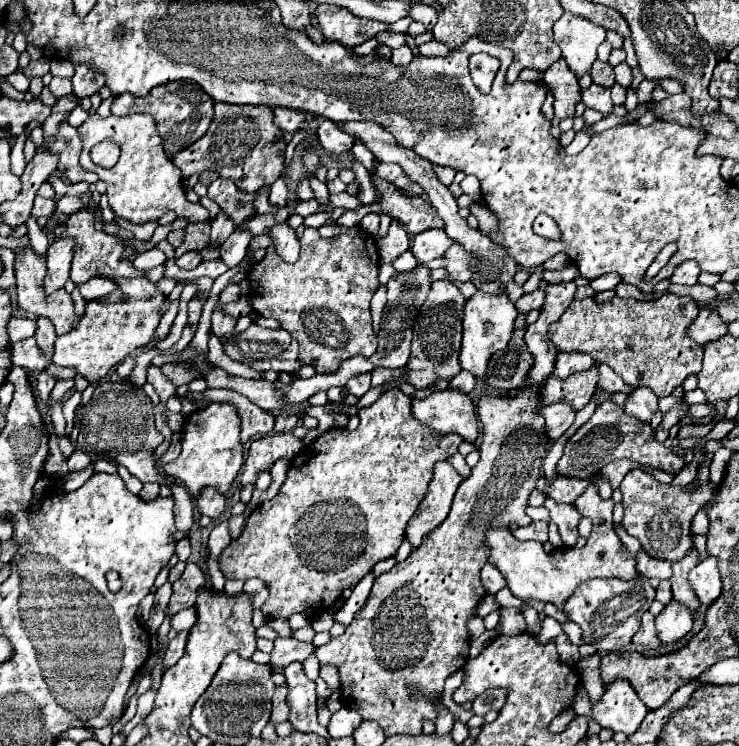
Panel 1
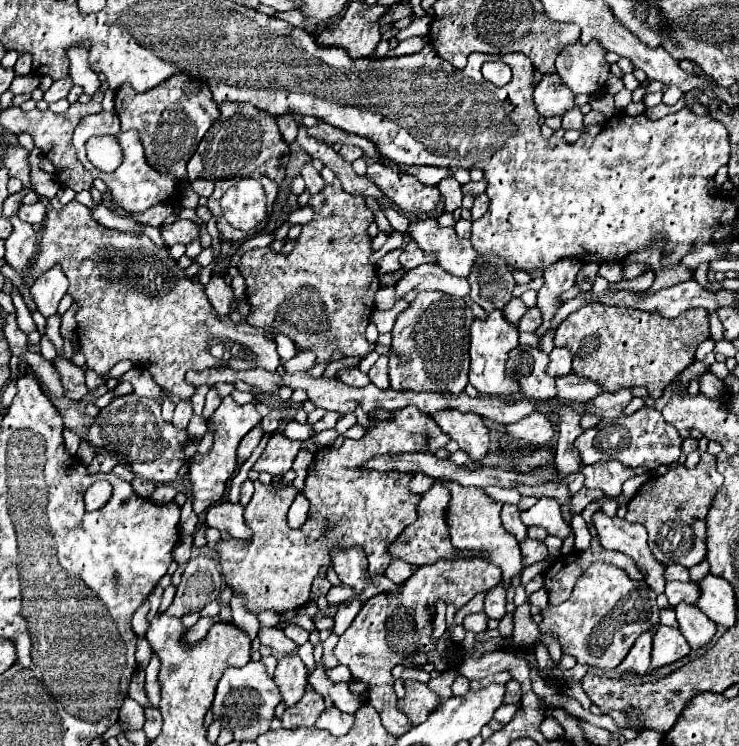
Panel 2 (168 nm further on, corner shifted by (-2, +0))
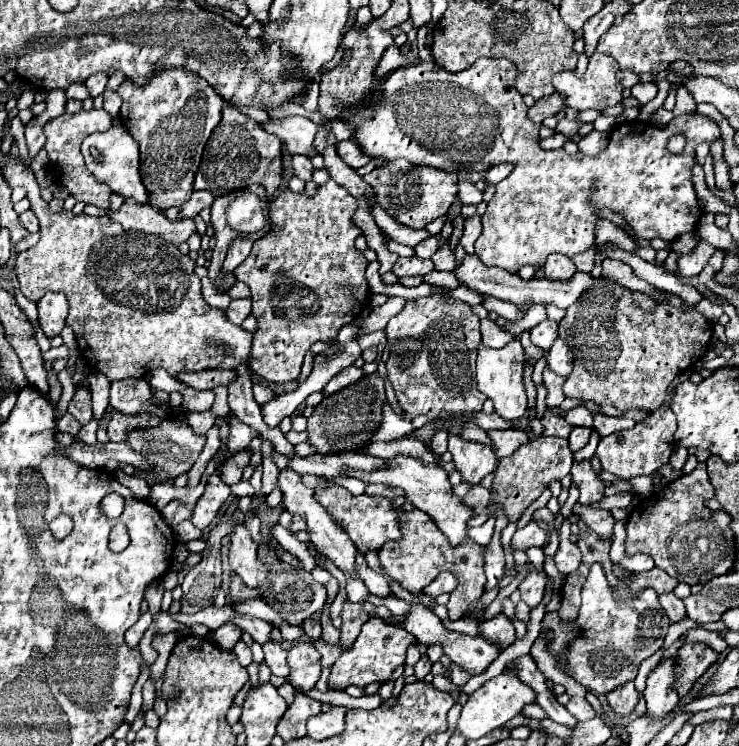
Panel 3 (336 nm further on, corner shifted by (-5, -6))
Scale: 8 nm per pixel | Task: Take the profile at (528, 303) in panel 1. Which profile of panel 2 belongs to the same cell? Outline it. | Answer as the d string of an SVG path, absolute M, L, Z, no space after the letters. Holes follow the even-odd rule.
M537 306L527 308L527 312L525 312L523 318L519 320L519 330L521 330L521 332L533 332L533 330L539 326L539 320L541 320L539 308L537 308Z

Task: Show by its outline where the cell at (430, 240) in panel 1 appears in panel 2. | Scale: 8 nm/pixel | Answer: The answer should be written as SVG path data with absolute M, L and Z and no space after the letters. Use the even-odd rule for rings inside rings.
M411 240L411 242L405 246L399 262L403 264L405 270L411 270L411 268L415 268L415 266L419 266L419 264L423 264L423 262L433 262L433 258L435 258L433 254L425 254L425 252Z

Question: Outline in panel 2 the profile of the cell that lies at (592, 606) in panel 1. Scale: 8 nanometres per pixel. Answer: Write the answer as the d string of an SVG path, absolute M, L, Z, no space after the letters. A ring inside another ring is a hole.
M593 564L577 580L569 600L557 606L549 604L547 610L543 610L543 622L539 628L541 632L551 630L559 638L563 652L575 656L579 664L611 670L623 662L639 634L659 626L655 596L657 594L651 592L643 580L633 580L627 572L615 566Z

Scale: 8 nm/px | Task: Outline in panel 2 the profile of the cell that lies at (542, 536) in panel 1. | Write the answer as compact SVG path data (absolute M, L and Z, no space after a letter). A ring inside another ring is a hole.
M525 538L521 542L521 552L523 552L523 560L527 560L527 566L533 562L539 562L547 556L547 546L543 540L535 540L535 538Z

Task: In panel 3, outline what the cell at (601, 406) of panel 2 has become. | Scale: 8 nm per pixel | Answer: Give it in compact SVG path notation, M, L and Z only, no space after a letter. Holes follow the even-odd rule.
M576 406L572 410L568 410L564 414L564 420L570 424L570 426L586 426L586 428L592 428L592 414L586 406Z

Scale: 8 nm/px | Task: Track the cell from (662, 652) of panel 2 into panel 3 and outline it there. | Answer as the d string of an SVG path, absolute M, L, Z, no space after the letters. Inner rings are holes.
M674 658L658 664L654 668L654 672L648 676L646 680L646 690L644 690L644 698L646 698L646 706L648 712L646 716L650 720L662 720L666 718L678 704L678 694L674 694Z

